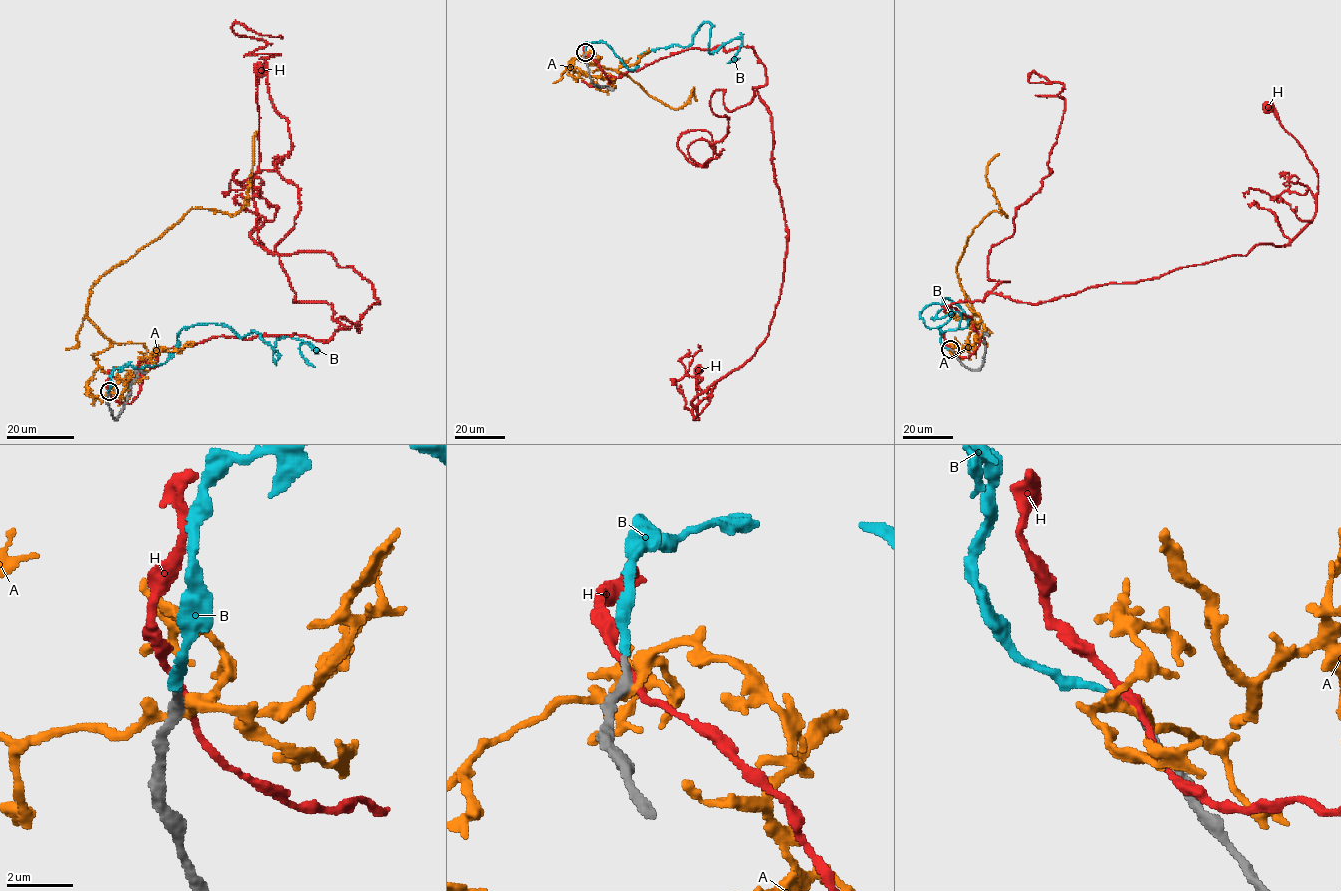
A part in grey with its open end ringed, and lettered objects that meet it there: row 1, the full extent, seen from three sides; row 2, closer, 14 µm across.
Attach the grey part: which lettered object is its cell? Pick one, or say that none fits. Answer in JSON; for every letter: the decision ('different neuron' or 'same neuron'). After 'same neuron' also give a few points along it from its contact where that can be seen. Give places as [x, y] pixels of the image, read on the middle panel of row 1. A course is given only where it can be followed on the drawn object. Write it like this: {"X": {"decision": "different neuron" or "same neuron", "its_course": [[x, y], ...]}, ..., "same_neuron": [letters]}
{"A": {"decision": "different neuron"}, "B": {"decision": "same neuron", "its_course": [[585, 52], [602, 41], [632, 70], [708, 22], [708, 51], [740, 38], [728, 62], [739, 58]]}, "H": {"decision": "different neuron"}, "same_neuron": ["B"]}

